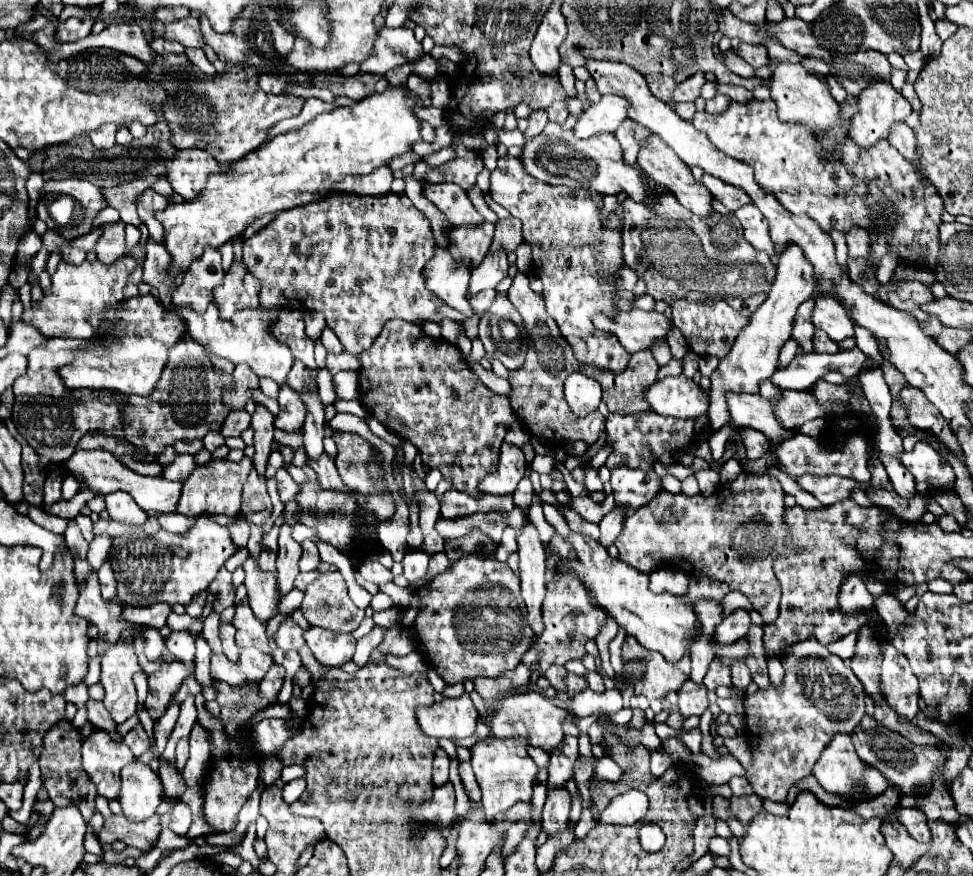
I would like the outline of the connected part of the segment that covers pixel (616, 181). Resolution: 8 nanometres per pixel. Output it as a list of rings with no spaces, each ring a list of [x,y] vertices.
[[[548,121],[540,135],[526,141],[520,153],[520,163],[532,177],[552,185],[562,185],[568,183],[568,179],[578,177],[578,189],[594,189],[600,195],[618,195],[620,191],[626,191],[634,201],[646,201],[650,197],[650,191],[642,185],[642,179],[646,177],[644,171],[640,171],[640,167],[624,165],[622,147],[610,133],[594,135],[592,139],[576,139],[572,129]]]

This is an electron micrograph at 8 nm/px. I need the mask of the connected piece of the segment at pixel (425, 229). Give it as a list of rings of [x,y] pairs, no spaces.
[[[340,195],[336,199],[334,203],[326,199],[276,215],[268,227],[244,241],[244,265],[262,283],[260,307],[296,309],[296,301],[300,301],[304,309],[318,311],[326,317],[326,325],[336,333],[346,353],[358,355],[362,349],[370,347],[386,321],[404,319],[414,323],[418,317],[426,321],[432,319],[444,303],[424,287],[422,269],[434,255],[434,235],[428,219],[406,195],[382,195],[380,205],[376,205],[380,209],[374,211],[364,199],[360,209],[360,197],[356,195]]]

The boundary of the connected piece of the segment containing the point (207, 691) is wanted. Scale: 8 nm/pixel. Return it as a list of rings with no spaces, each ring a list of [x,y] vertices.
[[[198,633],[196,635],[196,659],[194,659],[196,673],[194,673],[194,677],[202,685],[202,695],[206,697],[206,701],[214,699],[214,687],[212,687],[212,679],[210,679],[210,655],[212,655],[212,649],[210,649],[208,641]]]

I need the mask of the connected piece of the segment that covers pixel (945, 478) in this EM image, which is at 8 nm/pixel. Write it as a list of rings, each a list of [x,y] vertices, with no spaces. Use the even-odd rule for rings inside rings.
[[[916,443],[910,453],[900,455],[900,461],[914,475],[916,485],[924,483],[928,487],[946,487],[956,481],[950,463],[942,461],[942,457],[926,443]]]

